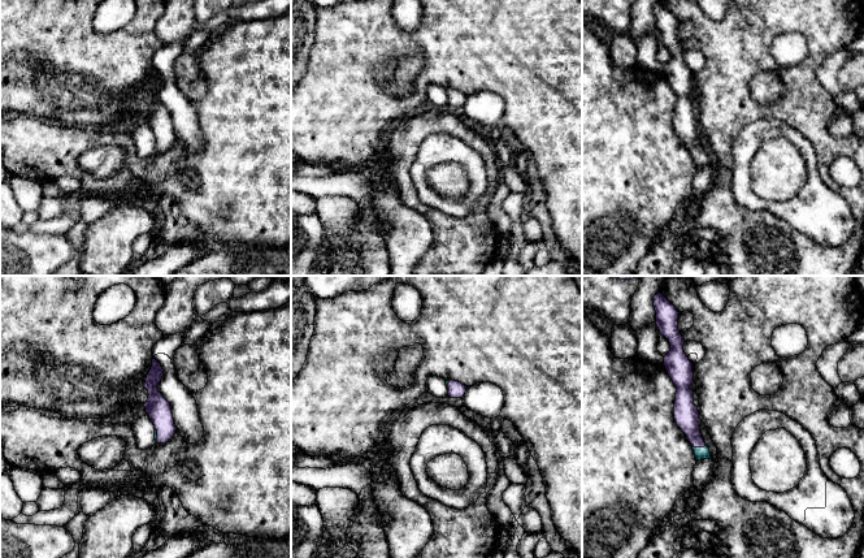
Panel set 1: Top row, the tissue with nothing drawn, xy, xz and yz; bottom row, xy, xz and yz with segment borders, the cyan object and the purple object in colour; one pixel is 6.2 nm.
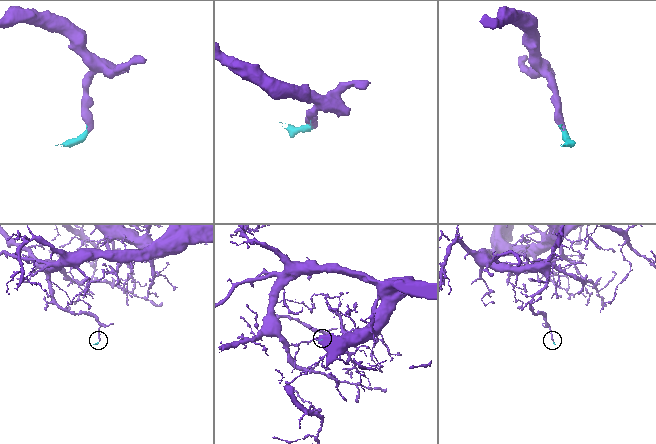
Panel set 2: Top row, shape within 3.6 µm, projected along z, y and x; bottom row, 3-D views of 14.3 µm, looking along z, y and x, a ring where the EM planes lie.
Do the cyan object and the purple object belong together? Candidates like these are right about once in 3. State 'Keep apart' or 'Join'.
Join

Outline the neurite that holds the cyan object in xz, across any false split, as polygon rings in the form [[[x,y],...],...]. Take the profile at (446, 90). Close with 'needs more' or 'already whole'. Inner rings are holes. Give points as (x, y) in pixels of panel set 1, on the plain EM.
[[[451,88],[451,90],[446,90],[447,98],[448,98],[448,104],[451,107],[463,107],[466,96],[465,94],[463,94],[459,90]]]; needs more

